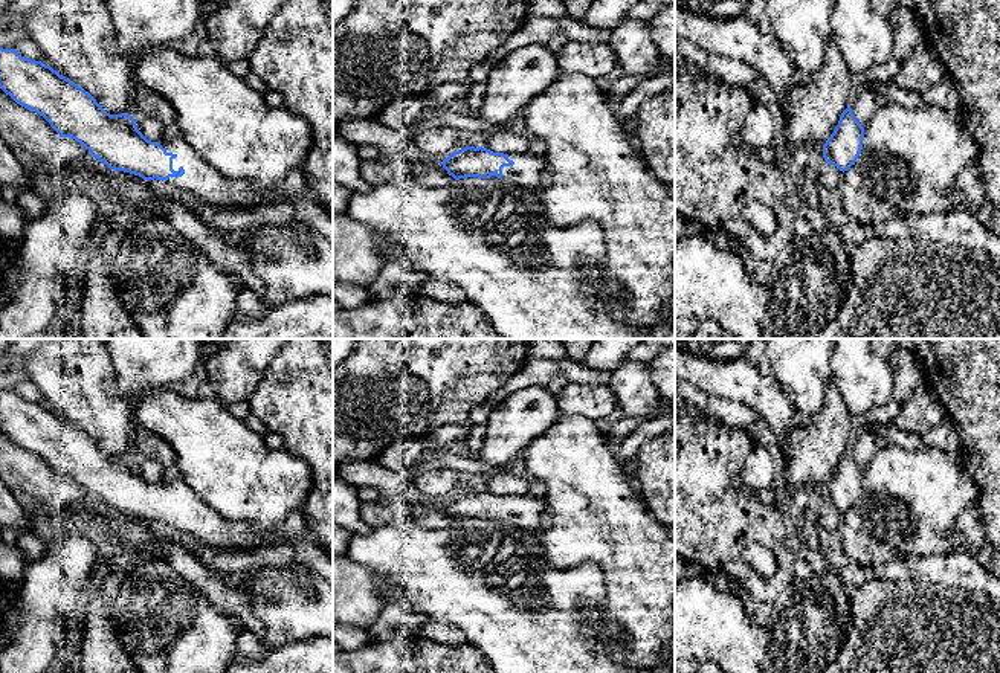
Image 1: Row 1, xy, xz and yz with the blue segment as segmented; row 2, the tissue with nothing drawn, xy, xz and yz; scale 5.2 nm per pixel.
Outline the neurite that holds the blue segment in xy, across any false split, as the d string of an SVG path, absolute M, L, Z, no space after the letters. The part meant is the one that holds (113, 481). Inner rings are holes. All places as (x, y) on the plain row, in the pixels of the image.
M0 389L0 430L21 449L43 458L60 479L79 484L110 511L124 513L144 522L165 522L205 546L223 551L256 551L276 543L290 543L285 534L235 523L208 507L185 481L148 482L136 469L133 458L107 455L96 441L69 420L41 403L21 398L15 391Z

